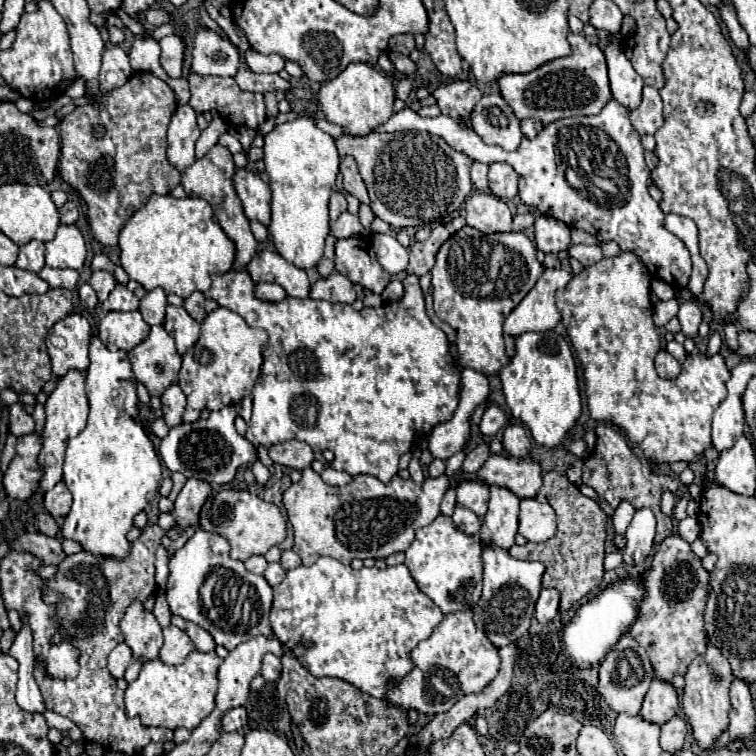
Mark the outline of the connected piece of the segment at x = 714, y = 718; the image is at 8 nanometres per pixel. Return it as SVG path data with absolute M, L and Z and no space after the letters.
M708 643L706 653L696 657L686 671L686 687L684 687L684 697L682 697L682 709L684 709L688 723L692 725L694 737L702 749L708 749L714 743L714 739L718 739L720 733L724 729L728 729L728 711L730 711L728 689L730 689L732 679L734 679L734 675L730 671L728 659L712 643Z

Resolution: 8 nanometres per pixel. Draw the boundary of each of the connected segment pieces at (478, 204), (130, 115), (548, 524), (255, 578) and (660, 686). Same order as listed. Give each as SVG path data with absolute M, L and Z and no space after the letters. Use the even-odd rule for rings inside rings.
M478 193L466 201L466 223L482 233L510 233L512 213L496 195Z
M142 71L142 73L134 73L122 87L116 87L114 91L108 91L108 95L106 95L106 99L102 101L100 107L94 107L94 105L92 105L92 107L90 107L90 105L76 107L70 115L66 115L66 117L60 121L62 159L60 159L60 163L58 163L58 175L60 175L70 187L74 187L74 189L84 197L84 201L86 201L86 205L88 205L90 229L92 229L92 233L96 235L96 239L98 239L102 245L116 245L116 243L118 243L118 235L120 235L122 227L128 223L128 219L130 219L130 215L134 215L134 211L138 211L138 209L144 207L144 203L146 203L146 199L148 199L150 195L154 195L154 193L156 193L156 195L168 195L176 185L180 185L180 171L174 169L174 167L168 163L168 159L166 159L166 131L168 131L170 117L172 117L174 111L176 111L176 99L174 99L172 89L170 89L162 79L158 79L156 75ZM100 125L106 129L106 133L104 133L102 137L96 137L96 135L94 135L94 127L100 127Z
M536 499L520 501L520 527L518 533L526 541L546 541L556 533L556 515L548 503Z
M200 525L196 527L194 535L186 541L186 545L178 549L170 559L166 599L172 613L204 627L214 637L214 641L218 645L224 645L228 651L256 635L272 635L268 621L272 605L272 587L262 575L250 573L242 561L230 559L230 543L226 543L222 535L204 531ZM202 587L214 587L214 593L210 597L212 605L204 603ZM248 597L250 597L250 615L242 615L242 611L236 611L236 607L238 603L242 607L244 599Z
M656 677L644 697L644 707L640 715L652 723L662 725L670 717L674 717L678 709L680 709L680 703L678 703L678 693L674 685L670 681L662 681Z

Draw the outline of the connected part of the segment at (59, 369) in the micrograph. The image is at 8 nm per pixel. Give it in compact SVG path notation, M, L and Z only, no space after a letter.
M70 313L66 315L66 319L54 323L54 327L48 331L46 337L54 377L60 377L70 369L84 371L90 365L88 339L90 339L90 323L80 313Z

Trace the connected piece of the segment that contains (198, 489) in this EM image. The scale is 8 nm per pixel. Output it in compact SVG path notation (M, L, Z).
M188 479L182 487L182 491L178 493L176 501L174 501L174 527L166 531L166 535L170 539L178 539L180 533L186 529L186 527L194 527L198 523L198 515L200 515L200 509L202 505L206 503L208 495L210 495L212 487L206 483L206 481L200 481L200 479Z

